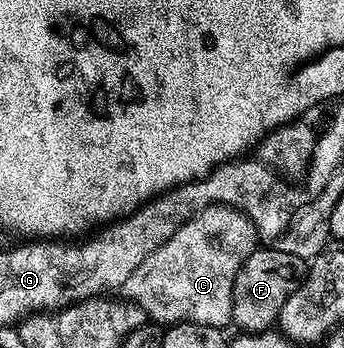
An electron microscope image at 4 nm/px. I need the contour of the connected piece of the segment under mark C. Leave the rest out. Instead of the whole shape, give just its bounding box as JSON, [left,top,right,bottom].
[123,207,258,328]

